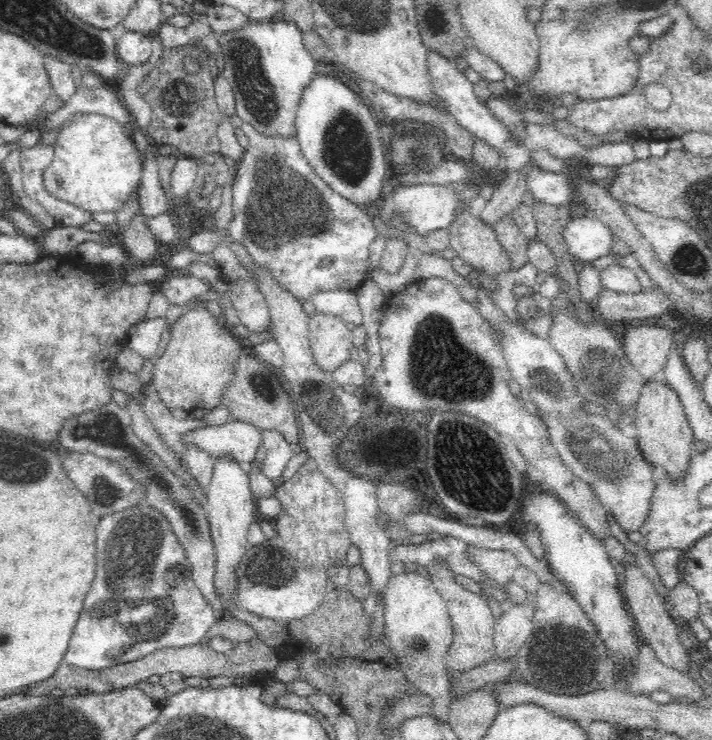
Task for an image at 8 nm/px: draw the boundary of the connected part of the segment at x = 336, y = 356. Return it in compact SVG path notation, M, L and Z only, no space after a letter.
M315 311L309 316L309 343L314 363L334 374L345 360L350 359L352 331L342 318Z

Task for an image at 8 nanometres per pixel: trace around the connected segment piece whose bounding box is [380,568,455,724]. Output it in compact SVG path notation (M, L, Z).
M415 568L390 578L383 601L385 609L380 618L385 621L388 646L400 659L400 671L406 675L409 684L417 686L424 695L434 699L434 707L430 708L428 715L432 715L439 724L446 724L452 696L445 663L455 633L445 601L432 581L417 573Z

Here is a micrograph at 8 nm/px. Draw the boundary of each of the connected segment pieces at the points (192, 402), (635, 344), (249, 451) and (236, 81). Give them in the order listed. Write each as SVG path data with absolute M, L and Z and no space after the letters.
M190 309L171 328L163 355L153 360L153 375L149 384L158 389L166 408L178 420L204 420L206 412L223 405L224 388L230 386L234 364L246 346L238 337L228 338L221 324L222 320L206 309Z
M662 323L655 325L627 325L624 332L624 352L628 360L636 367L643 381L664 377L666 373L666 356L672 345L672 330L662 328Z
M230 420L222 426L204 426L186 431L181 439L185 446L193 444L215 459L229 454L236 462L245 465L254 460L258 446L263 442L261 434L262 430L253 424Z
M278 16L266 22L248 22L240 30L230 30L218 36L220 51L225 56L221 74L226 77L235 94L236 115L266 137L294 137L297 135L295 123L300 98L308 82L316 76L316 61L312 59L302 41L302 31L292 20L282 20Z

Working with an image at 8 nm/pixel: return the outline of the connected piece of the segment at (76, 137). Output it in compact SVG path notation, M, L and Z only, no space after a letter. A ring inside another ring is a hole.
M100 114L96 115L88 115L86 117L76 117L72 120L68 120L66 124L63 124L62 131L57 138L57 142L53 144L54 148L54 162L44 170L44 189L46 191L51 192L55 195L56 198L60 198L78 208L83 208L88 212L115 212L118 215L122 213L122 206L124 206L124 202L128 200L128 196L135 191L137 187L140 188L141 181L143 178L143 168L140 164L140 158L138 155L138 150L136 150L136 146L133 142L132 135L126 134L123 130L123 126L120 125L116 120L109 118L108 116L101 116Z

